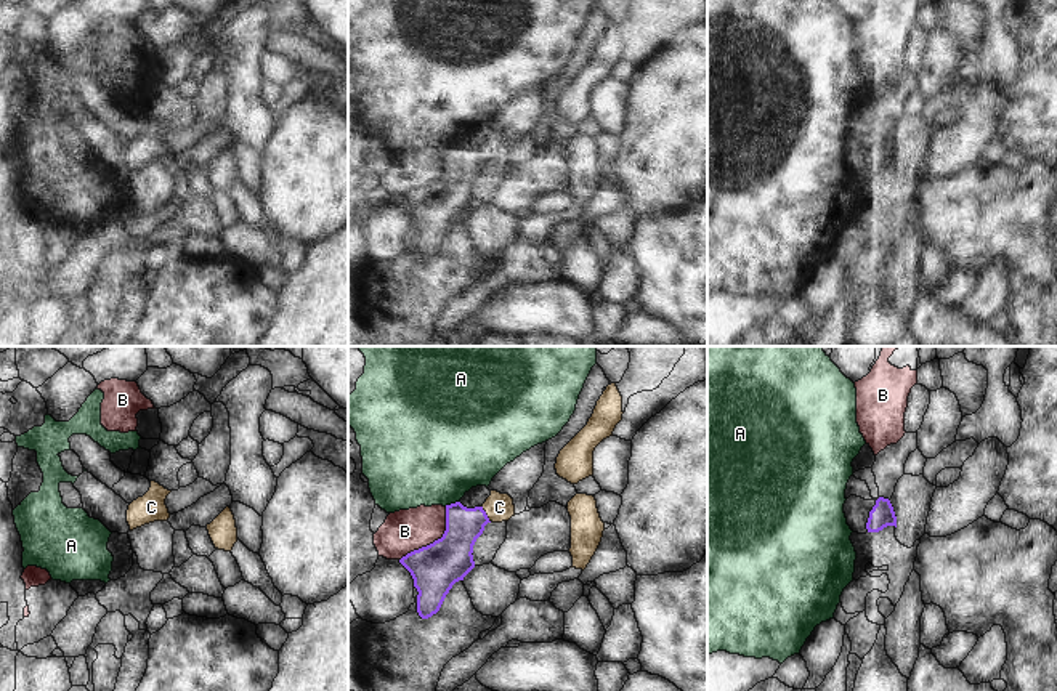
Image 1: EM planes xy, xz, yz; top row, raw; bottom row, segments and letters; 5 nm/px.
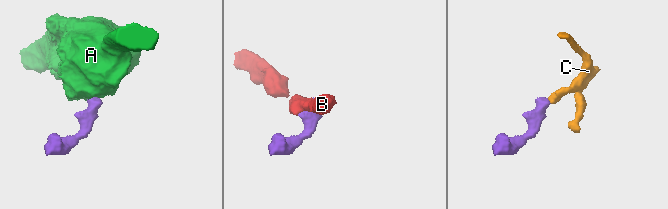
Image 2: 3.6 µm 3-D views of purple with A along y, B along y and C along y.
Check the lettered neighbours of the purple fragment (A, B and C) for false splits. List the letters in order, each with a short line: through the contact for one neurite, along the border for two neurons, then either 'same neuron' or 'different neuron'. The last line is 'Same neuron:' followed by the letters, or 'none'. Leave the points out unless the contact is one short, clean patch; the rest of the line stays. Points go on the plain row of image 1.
A: xz (459, 141), (445, 146) | different neuron
B: different neuron
C: xz (453, 193), (457, 181), (485, 154), (499, 148) | same neuron
Same neuron: C

